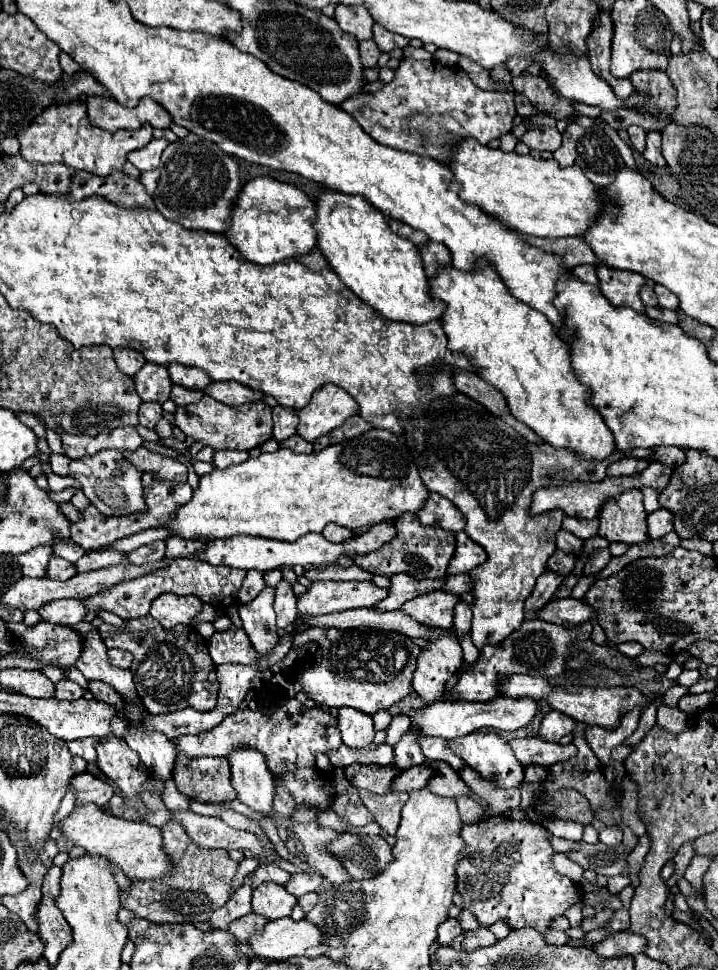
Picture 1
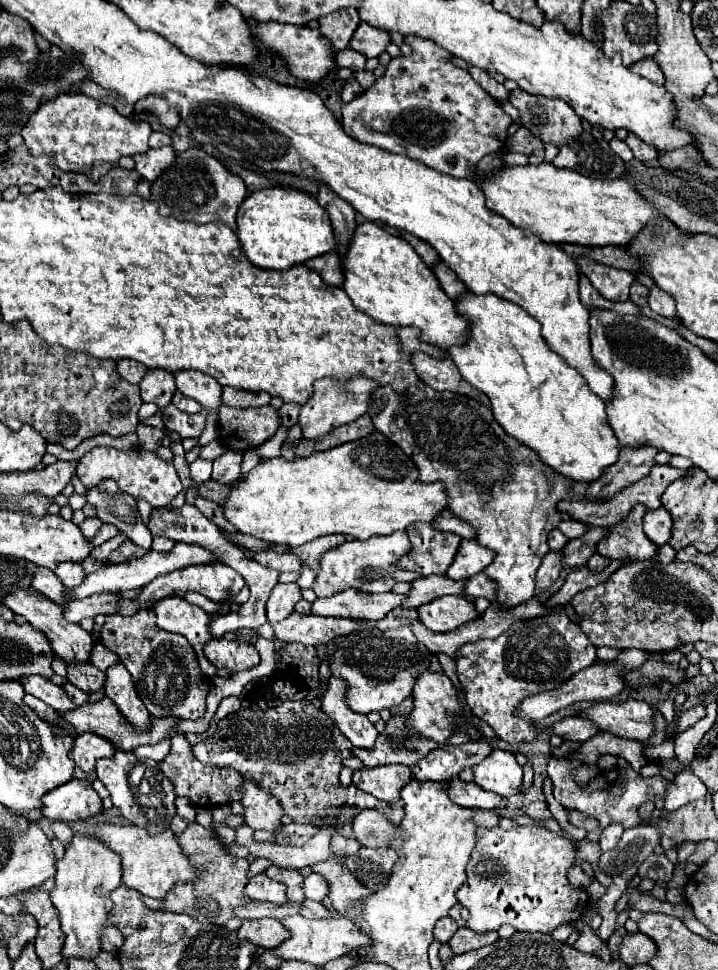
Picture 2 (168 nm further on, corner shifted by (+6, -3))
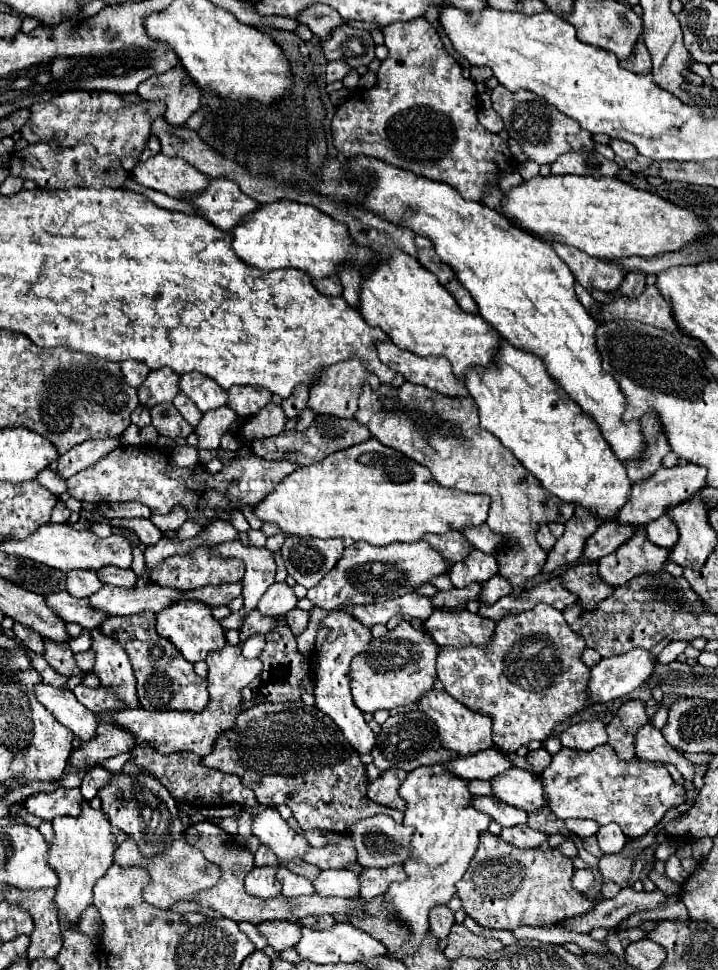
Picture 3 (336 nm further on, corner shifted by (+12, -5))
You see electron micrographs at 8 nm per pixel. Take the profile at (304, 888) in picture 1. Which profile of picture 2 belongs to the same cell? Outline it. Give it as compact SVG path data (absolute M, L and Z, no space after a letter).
M312 873L304 879L302 883L302 891L306 895L306 899L314 899L314 901L322 901L326 895L328 895L328 885L324 881L322 875L318 873Z

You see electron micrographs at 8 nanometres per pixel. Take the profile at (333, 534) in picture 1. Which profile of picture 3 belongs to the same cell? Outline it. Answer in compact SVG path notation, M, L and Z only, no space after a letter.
M286 537L282 545L282 559L288 575L306 589L318 585L342 557L342 539L312 539L312 537Z

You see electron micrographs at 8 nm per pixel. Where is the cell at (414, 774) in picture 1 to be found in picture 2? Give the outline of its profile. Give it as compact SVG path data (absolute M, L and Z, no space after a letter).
M470 741L466 745L458 747L438 747L422 759L422 763L416 763L412 769L412 779L422 781L446 781L454 775L458 775L462 769L472 767L480 763L488 753L492 751L490 745Z

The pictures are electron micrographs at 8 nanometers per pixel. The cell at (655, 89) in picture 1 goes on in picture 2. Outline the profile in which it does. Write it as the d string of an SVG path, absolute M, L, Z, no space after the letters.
M642 59L642 61L638 61L638 63L634 63L634 65L630 67L630 71L646 77L646 79L652 81L654 85L664 85L664 81L666 81L666 79L664 79L664 73L660 71L660 67L656 65L654 59Z

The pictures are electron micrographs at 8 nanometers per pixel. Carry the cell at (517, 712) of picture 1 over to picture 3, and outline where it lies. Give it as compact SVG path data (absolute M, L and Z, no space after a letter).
M632 649L624 655L602 659L596 667L592 667L588 693L596 703L606 703L628 695L648 681L654 665L656 657L646 649Z

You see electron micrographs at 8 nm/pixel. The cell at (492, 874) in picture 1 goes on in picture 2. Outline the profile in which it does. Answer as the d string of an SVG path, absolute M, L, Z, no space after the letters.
M478 827L476 847L466 865L466 883L456 891L458 903L470 911L468 927L476 933L496 931L500 925L512 925L516 931L540 931L552 933L560 925L574 923L588 907L588 893L568 883L566 871L574 865L574 845L544 827L514 827L504 831L502 827Z

